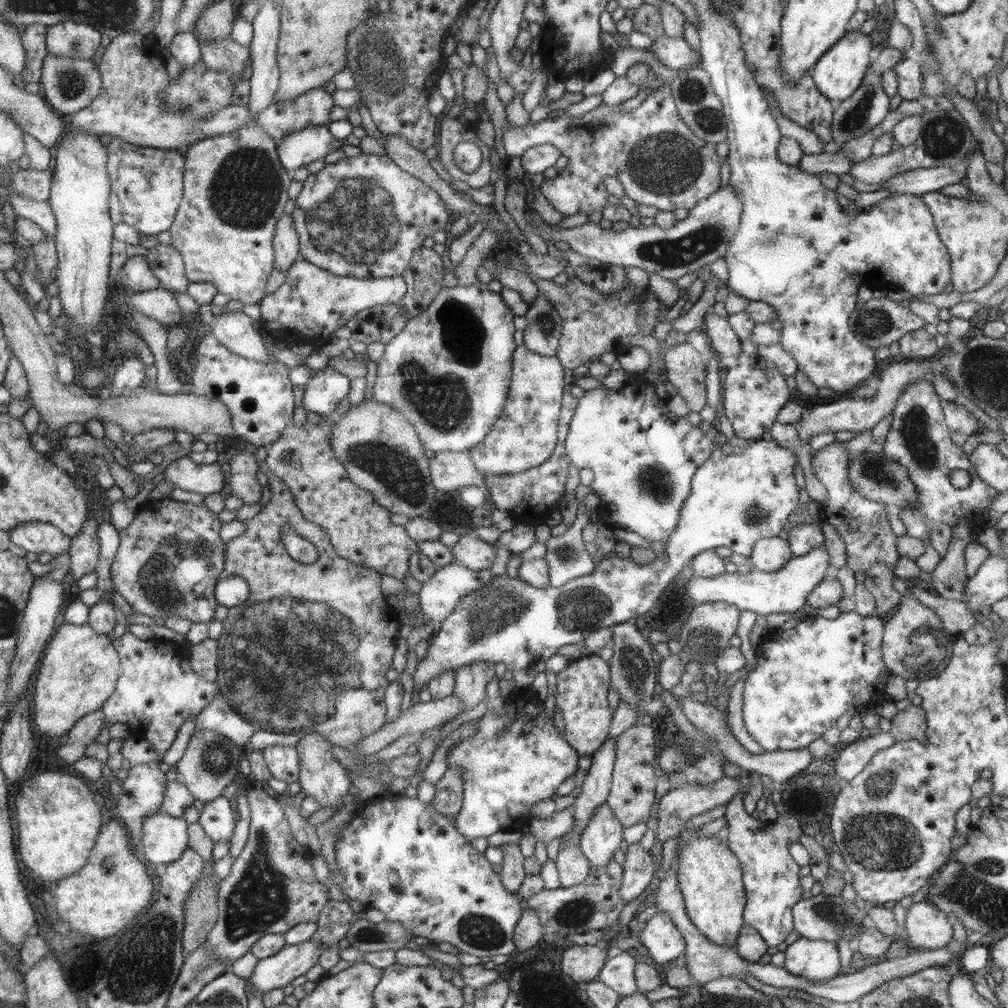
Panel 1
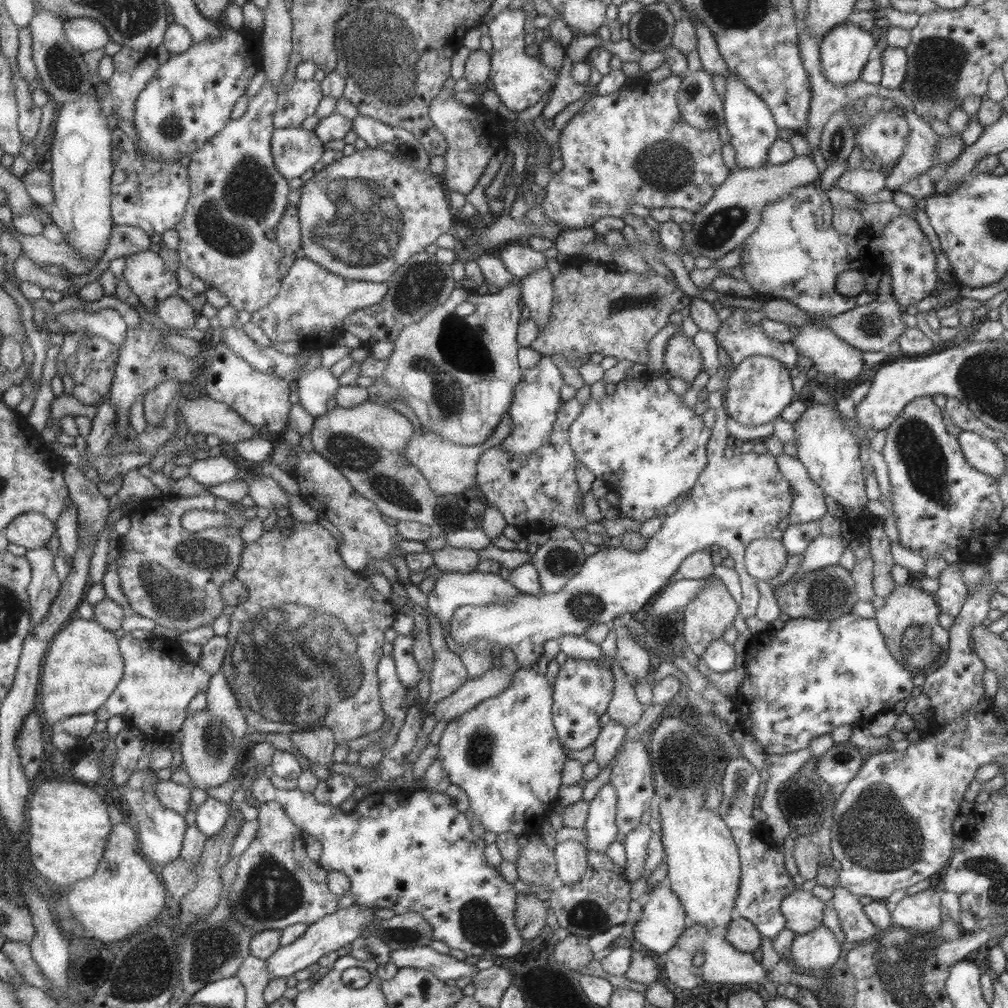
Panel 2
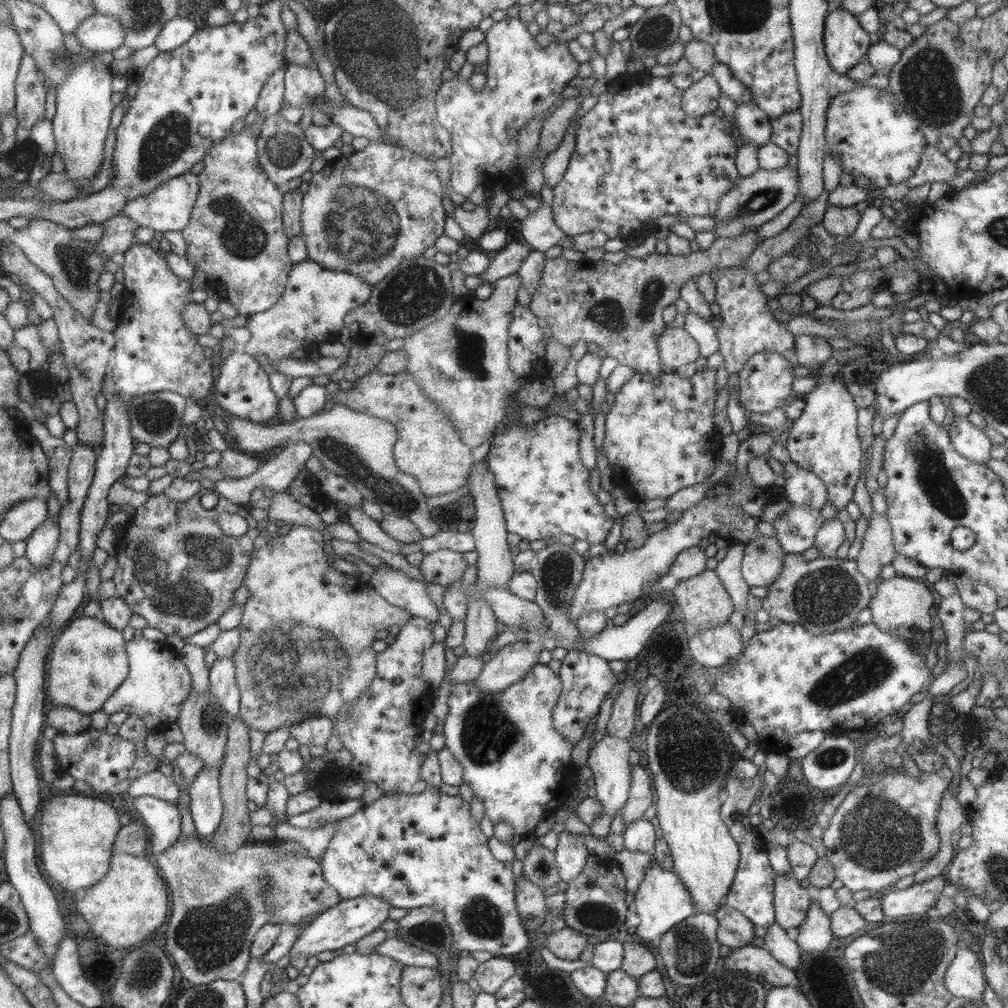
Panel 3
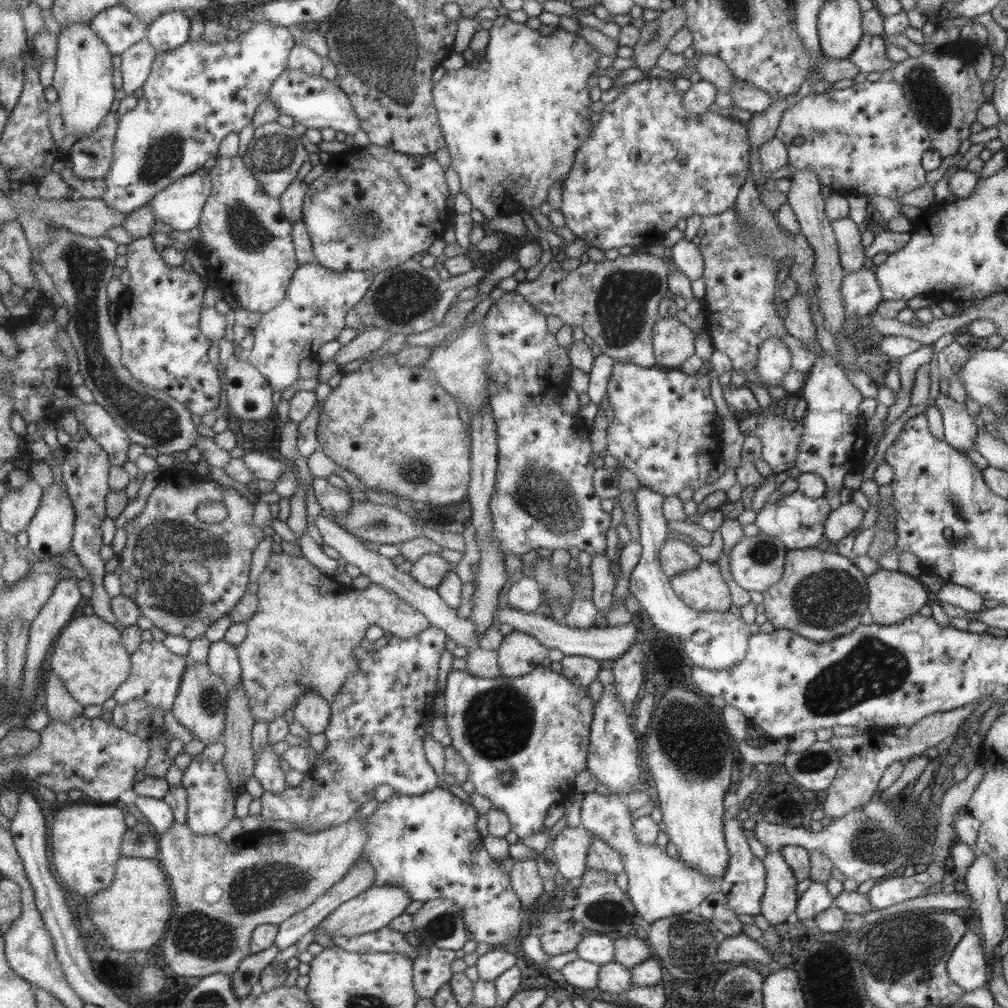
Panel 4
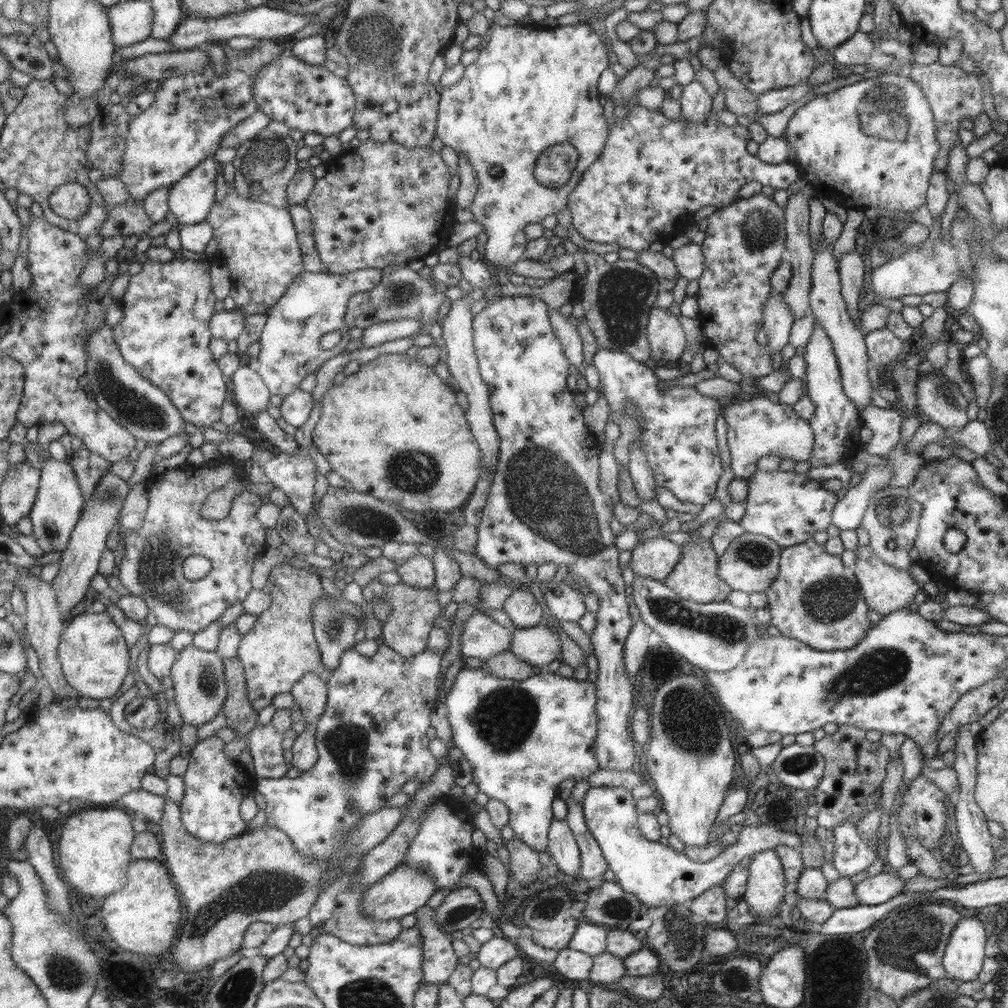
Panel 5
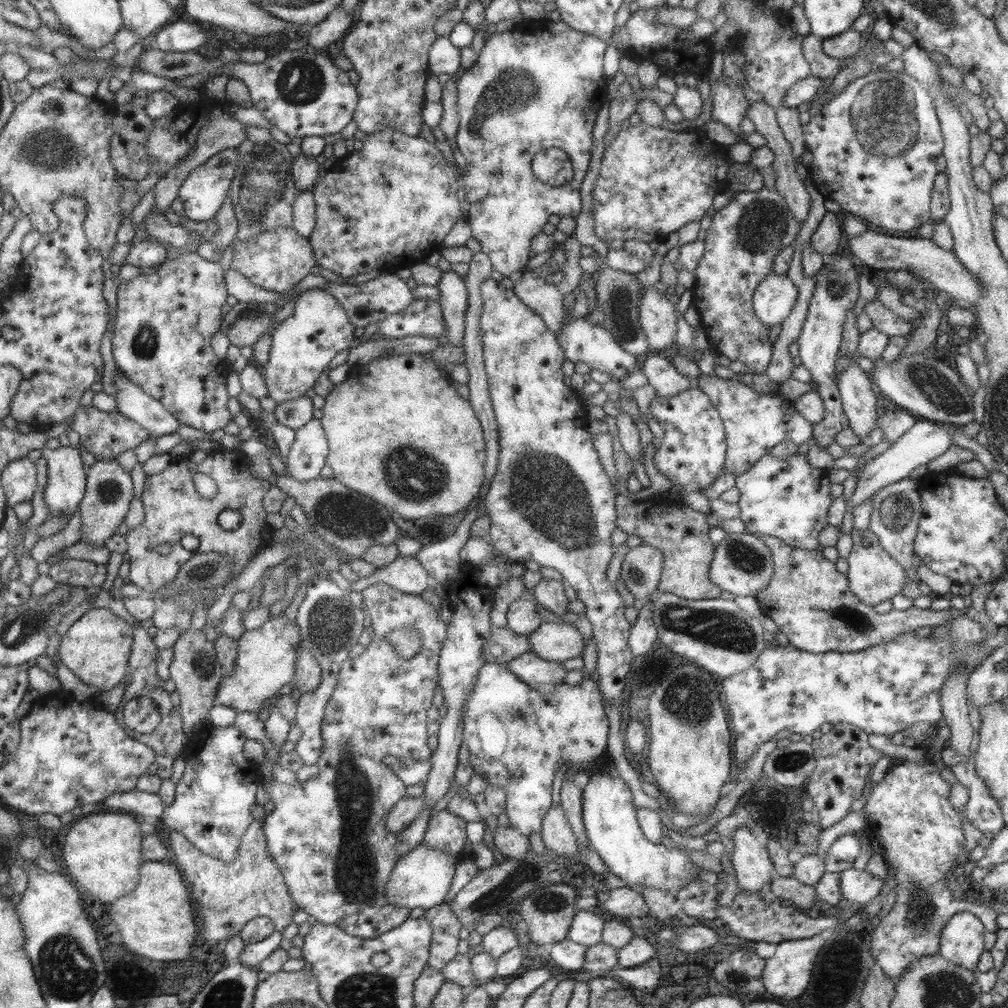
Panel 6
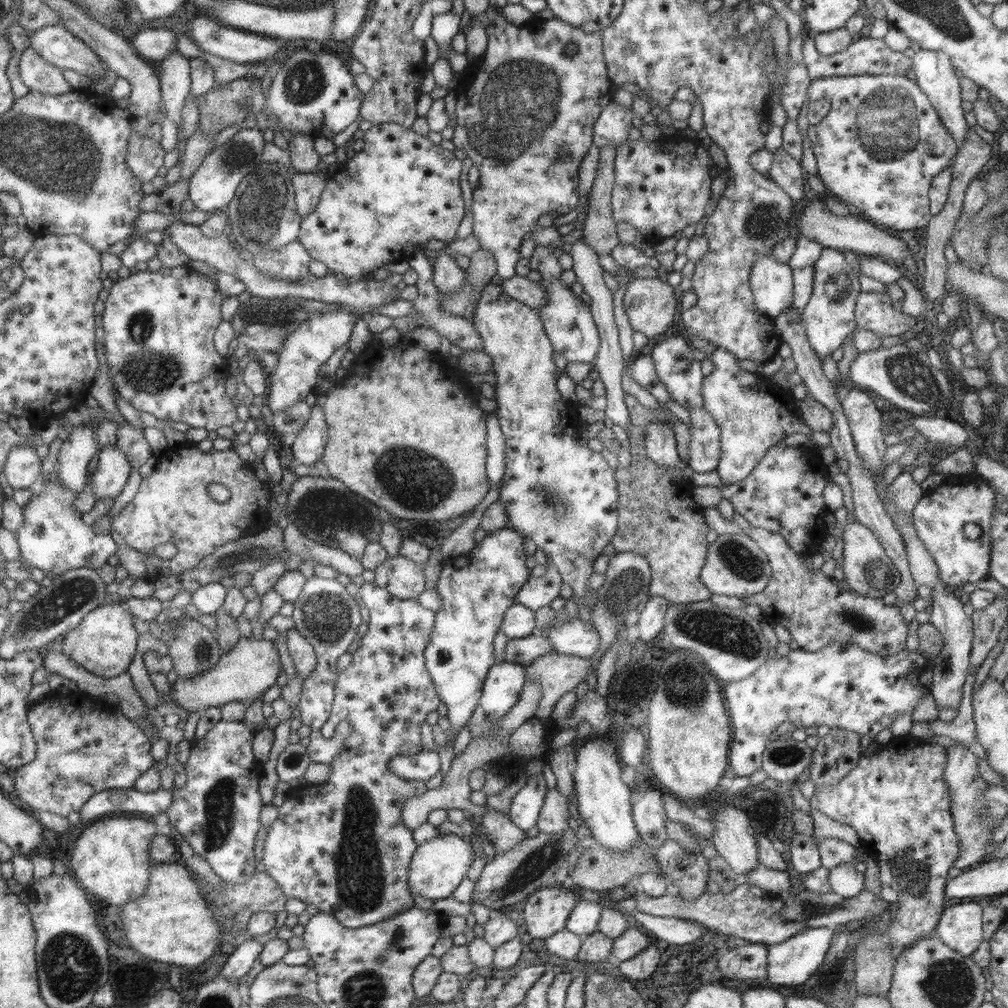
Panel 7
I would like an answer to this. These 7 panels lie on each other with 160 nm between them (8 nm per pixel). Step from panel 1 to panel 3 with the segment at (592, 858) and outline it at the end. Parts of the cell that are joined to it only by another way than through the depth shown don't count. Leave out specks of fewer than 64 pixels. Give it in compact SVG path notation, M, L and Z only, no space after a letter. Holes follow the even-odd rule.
M605 733L598 741L591 744L588 751L586 766L592 772L595 798L602 802L603 810L589 826L591 835L594 837L605 836L609 832L609 823L613 815L625 804L631 784L631 767L629 763L629 749L631 746L626 739L618 739Z

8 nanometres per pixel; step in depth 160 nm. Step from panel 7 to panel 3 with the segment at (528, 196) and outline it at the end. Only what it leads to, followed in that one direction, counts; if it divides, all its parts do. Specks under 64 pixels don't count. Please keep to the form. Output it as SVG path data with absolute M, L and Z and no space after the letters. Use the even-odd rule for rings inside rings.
M506 16L498 22L494 22L484 32L484 41L488 46L488 56L483 88L475 91L467 80L461 80L456 75L439 85L434 98L436 119L450 134L452 142L451 154L448 156L449 184L455 193L465 197L472 197L473 190L479 186L484 186L491 193L495 186L501 186L508 192L511 189L511 178L517 178L515 186L518 186L521 184L520 177L530 164L536 162L536 164L542 165L545 162L548 154L542 153L539 145L530 153L517 154L517 132L532 118L543 112L550 115L558 106L561 106L564 99L560 94L567 82L575 78L577 67L580 65L571 56L569 44L549 43L541 48L527 30L526 23L517 18Z

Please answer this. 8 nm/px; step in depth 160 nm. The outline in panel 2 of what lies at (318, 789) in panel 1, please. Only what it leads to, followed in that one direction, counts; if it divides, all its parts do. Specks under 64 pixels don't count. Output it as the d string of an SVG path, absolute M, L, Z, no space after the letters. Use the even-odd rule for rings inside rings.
M327 726L311 727L311 730L298 730L290 734L293 746L305 758L311 760L311 769L319 781L329 779L331 752L335 748L335 742L331 729Z

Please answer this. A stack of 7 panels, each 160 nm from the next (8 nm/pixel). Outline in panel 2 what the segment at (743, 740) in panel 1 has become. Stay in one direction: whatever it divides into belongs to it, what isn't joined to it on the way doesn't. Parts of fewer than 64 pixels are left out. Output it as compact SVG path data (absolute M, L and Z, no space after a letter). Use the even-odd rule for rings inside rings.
M721 386L707 394L707 408L715 410L715 424L707 442L707 465L703 473L697 477L689 497L661 518L659 530L646 540L642 551L605 546L603 550L587 556L578 573L559 592L539 595L520 592L507 604L459 606L449 622L450 637L459 648L462 650L471 641L485 639L491 646L497 644L509 648L519 668L536 666L546 640L557 640L563 634L581 635L589 625L609 625L612 619L624 612L641 610L649 598L653 599L660 588L671 582L671 575L678 570L681 561L693 552L708 550L711 545L724 548L733 559L733 569L742 591L738 610L744 619L753 616L760 592L756 588L756 580L745 570L745 548L756 539L770 537L778 520L788 513L791 497L789 485L777 469L777 461L767 450L761 455L752 451L723 459L729 439L723 392Z

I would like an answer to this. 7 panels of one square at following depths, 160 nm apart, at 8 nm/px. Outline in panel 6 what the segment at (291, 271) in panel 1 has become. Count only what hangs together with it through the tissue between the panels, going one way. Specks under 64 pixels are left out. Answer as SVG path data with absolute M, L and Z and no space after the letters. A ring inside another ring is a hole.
M322 288L295 294L289 318L275 324L271 332L268 361L262 365L266 394L275 403L295 400L315 384L319 373L340 350L351 348L354 326L343 307Z

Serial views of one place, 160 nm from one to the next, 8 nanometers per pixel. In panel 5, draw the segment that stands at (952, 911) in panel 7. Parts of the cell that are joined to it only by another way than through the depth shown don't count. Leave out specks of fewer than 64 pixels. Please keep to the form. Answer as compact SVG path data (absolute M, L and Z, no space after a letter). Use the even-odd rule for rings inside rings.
M961 918L951 930L945 945L942 968L946 976L956 978L961 983L977 979L985 958L985 941L983 924L977 918Z

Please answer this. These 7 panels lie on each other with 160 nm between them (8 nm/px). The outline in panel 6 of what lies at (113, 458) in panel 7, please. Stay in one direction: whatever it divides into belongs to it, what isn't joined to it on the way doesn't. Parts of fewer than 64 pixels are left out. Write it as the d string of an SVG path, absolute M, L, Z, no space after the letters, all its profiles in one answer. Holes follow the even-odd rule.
M96 460L87 468L84 495L78 504L78 513L81 515L82 525L79 531L79 540L84 541L91 548L103 550L103 543L107 538L115 536L115 529L126 516L132 501L132 482L130 472L123 471L123 468L115 460Z

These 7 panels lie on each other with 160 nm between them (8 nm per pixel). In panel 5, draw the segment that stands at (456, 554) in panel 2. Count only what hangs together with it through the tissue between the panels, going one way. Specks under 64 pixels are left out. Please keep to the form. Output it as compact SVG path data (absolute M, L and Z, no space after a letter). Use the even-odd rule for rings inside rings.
M420 555L399 563L394 571L399 576L399 583L416 589L429 589L434 584L434 568L431 560Z

